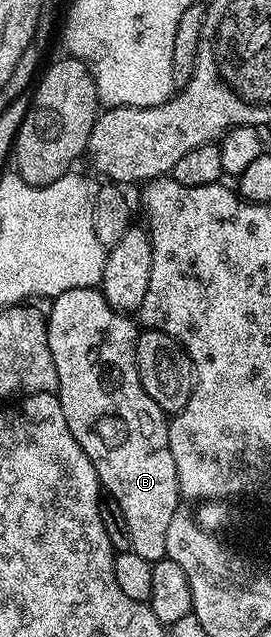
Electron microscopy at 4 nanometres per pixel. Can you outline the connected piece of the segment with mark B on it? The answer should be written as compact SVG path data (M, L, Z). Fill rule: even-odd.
M97 287L67 289L67 293L59 293L52 303L53 308L47 311L47 345L51 345L51 357L55 361L56 394L61 401L67 429L71 429L83 453L87 453L91 465L95 465L98 483L107 494L115 497L115 501L119 501L127 516L132 551L139 553L139 557L148 563L157 563L165 558L167 529L179 513L177 503L180 504L182 498L175 457L171 457L169 448L169 419L159 405L147 397L139 381L138 324L133 324L126 312L116 311Z

